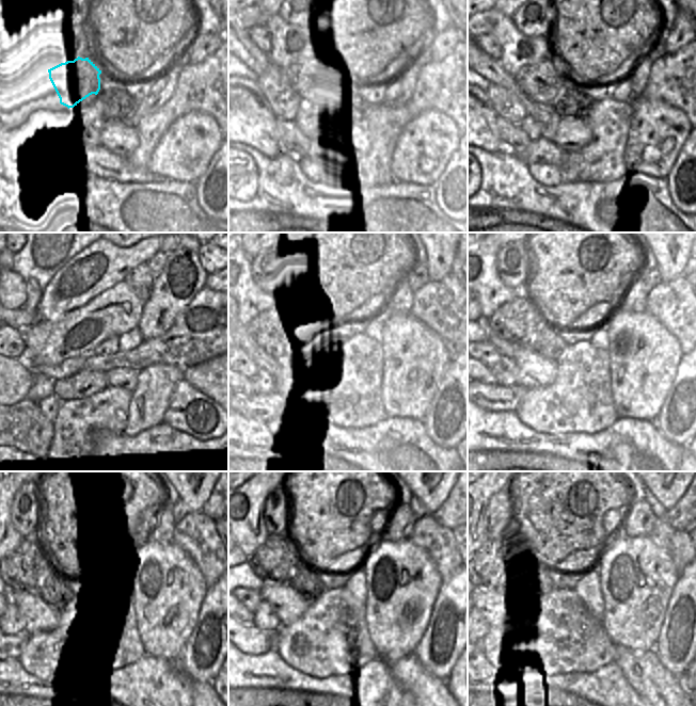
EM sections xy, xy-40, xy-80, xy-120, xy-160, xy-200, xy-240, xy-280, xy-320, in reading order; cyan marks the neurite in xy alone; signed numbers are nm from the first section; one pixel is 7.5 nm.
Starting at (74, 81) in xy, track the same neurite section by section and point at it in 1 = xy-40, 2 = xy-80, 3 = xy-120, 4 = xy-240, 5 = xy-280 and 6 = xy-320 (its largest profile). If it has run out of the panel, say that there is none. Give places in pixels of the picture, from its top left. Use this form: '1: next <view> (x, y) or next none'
1: next xy-40 (314, 79)
2: next xy-80 (539, 83)
3: next xy-120 (56, 320)
4: next xy-240 (30, 566)
5: next xy-280 (273, 559)
6: next xy-320 (499, 560)

